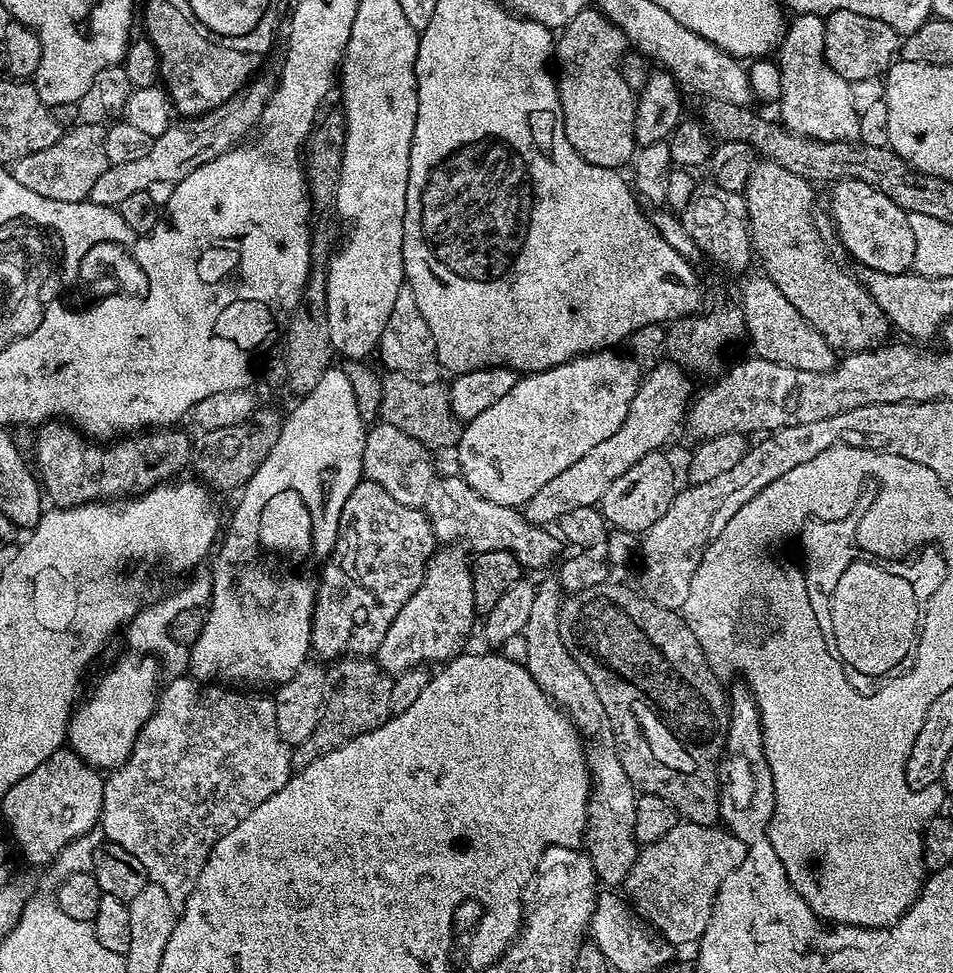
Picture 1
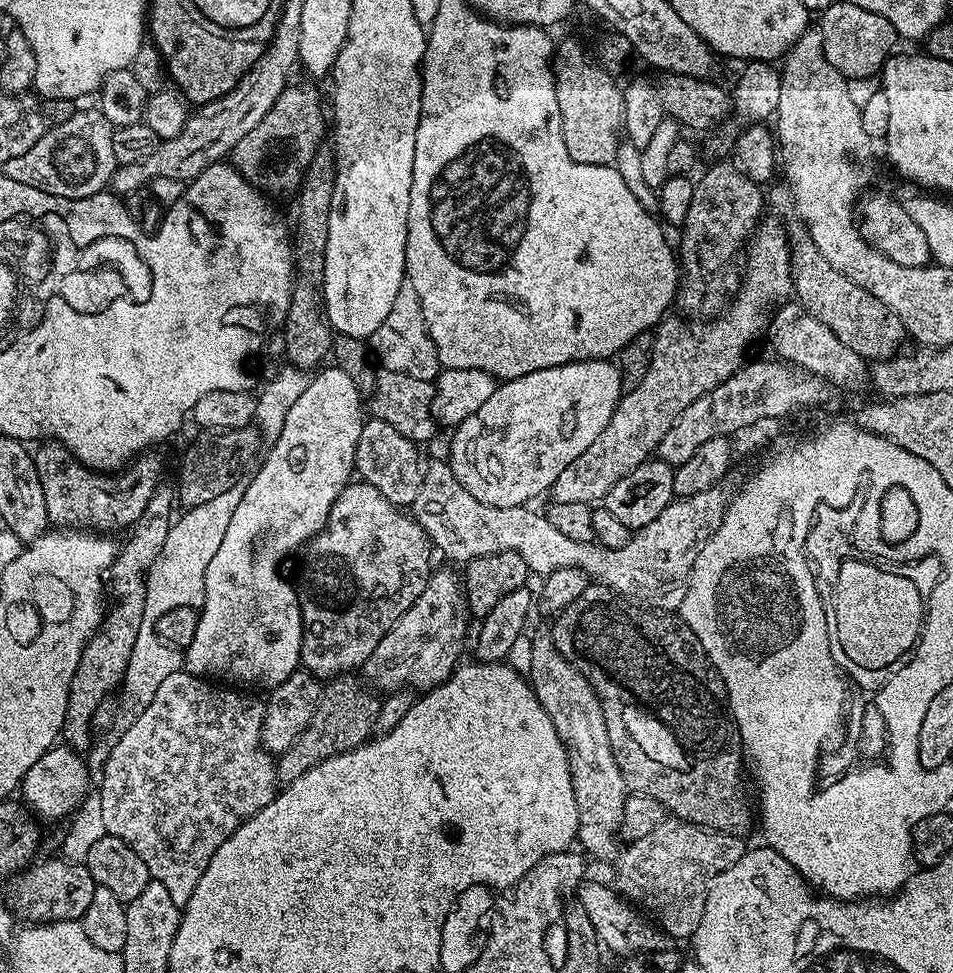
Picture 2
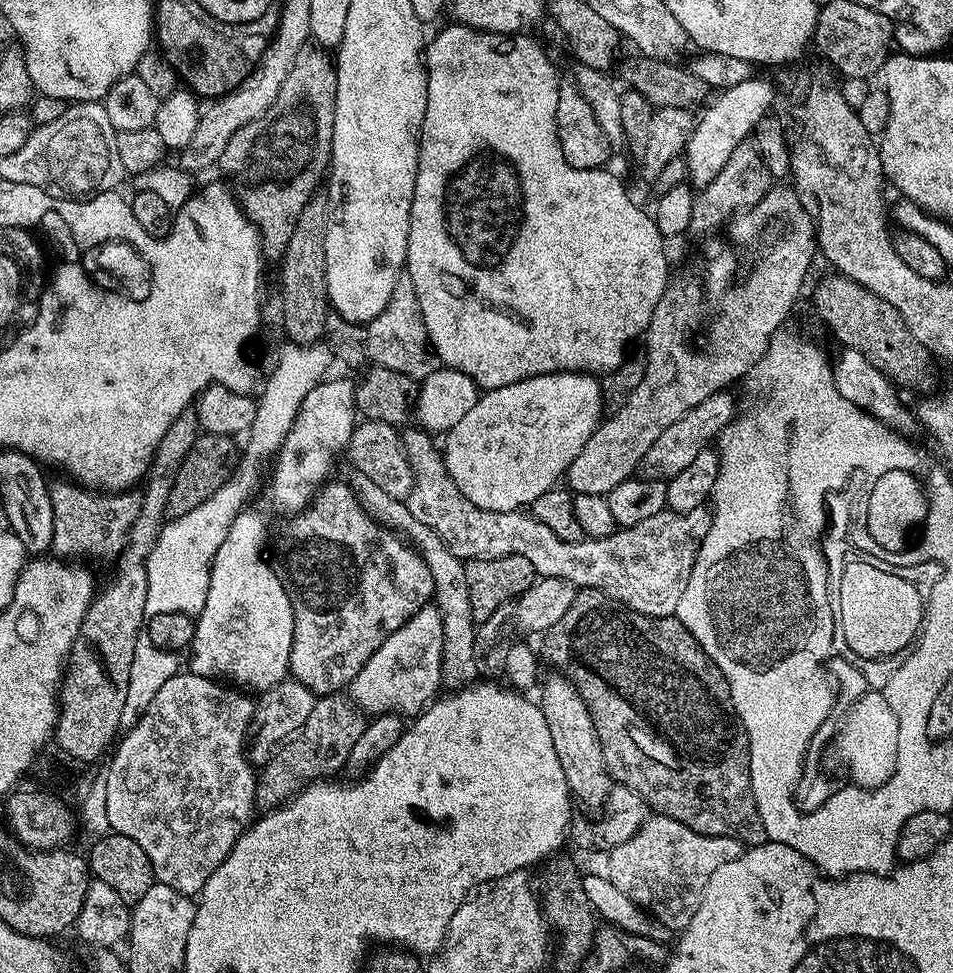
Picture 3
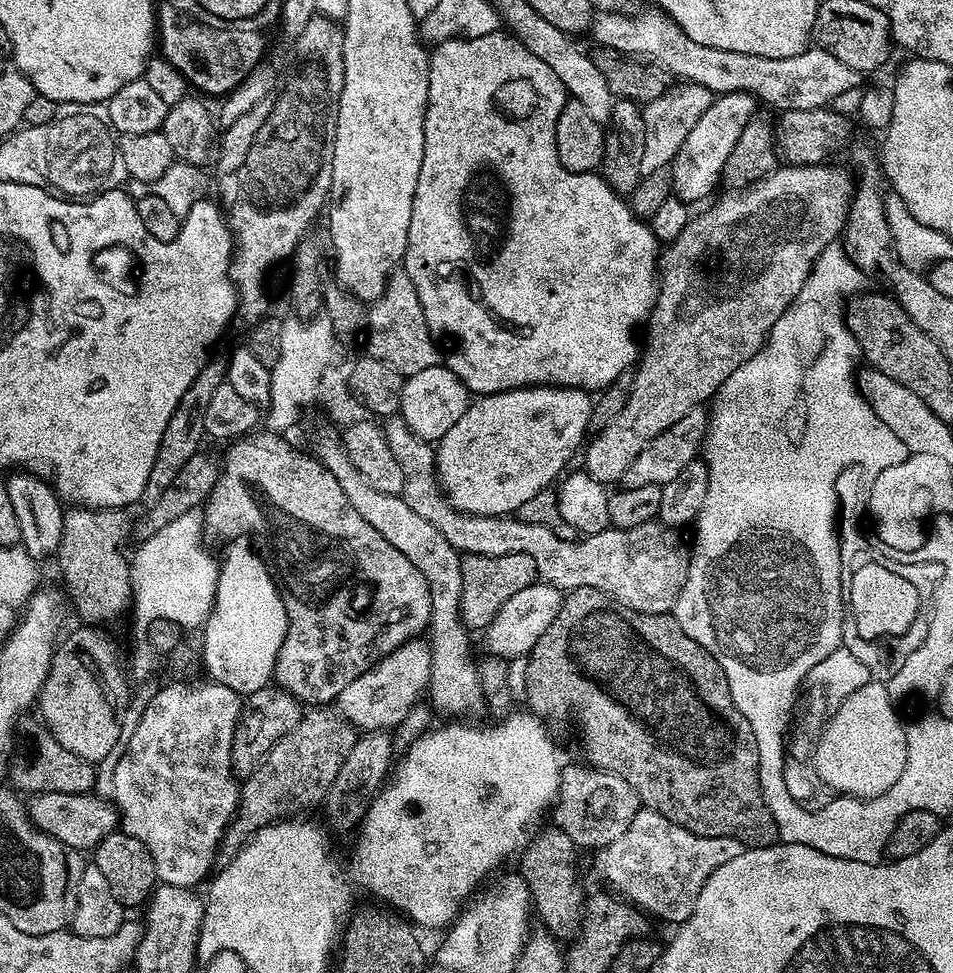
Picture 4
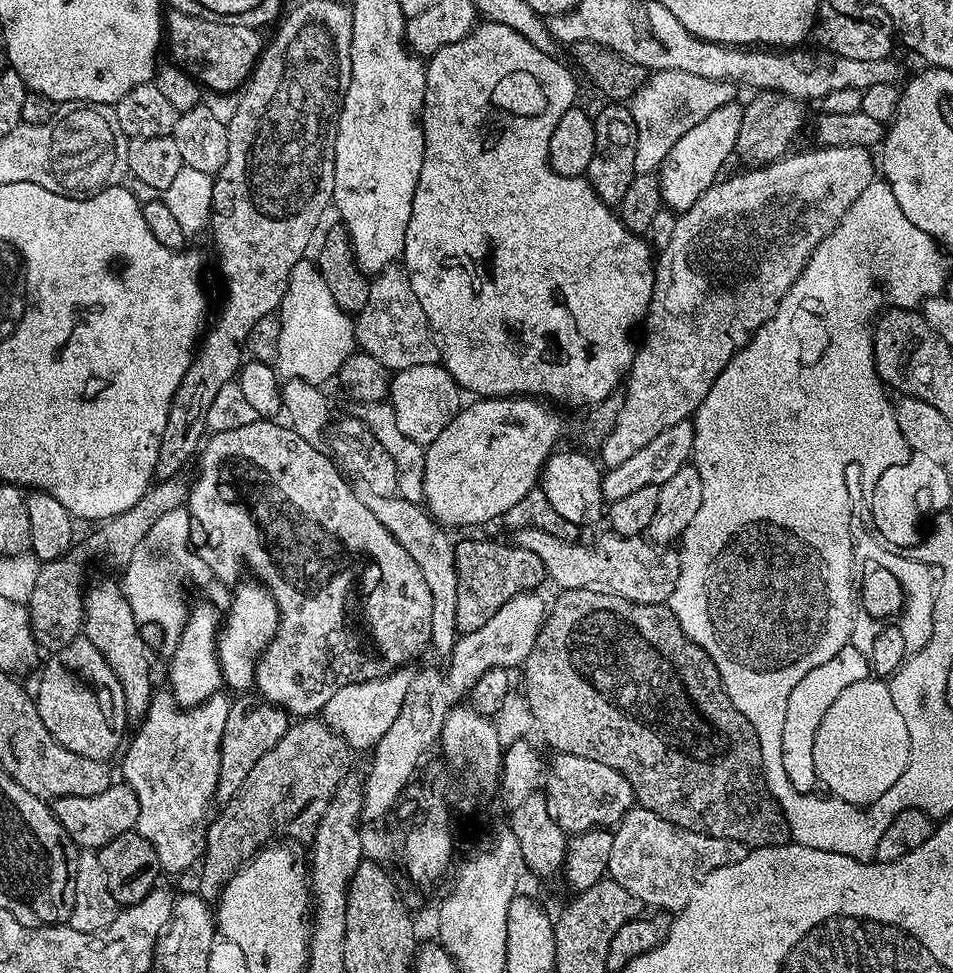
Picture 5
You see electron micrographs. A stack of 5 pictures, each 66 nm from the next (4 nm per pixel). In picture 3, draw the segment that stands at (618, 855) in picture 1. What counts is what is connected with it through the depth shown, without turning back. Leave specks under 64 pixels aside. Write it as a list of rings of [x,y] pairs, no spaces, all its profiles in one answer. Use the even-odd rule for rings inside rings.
[[[559,674],[551,675],[545,675],[539,681],[538,703],[546,718],[546,726],[550,726],[554,754],[558,754],[558,762],[562,762],[562,774],[566,774],[568,791],[586,807],[603,809],[614,787],[614,781],[608,773],[606,758],[602,754],[600,739],[594,726],[594,718],[572,681]]]

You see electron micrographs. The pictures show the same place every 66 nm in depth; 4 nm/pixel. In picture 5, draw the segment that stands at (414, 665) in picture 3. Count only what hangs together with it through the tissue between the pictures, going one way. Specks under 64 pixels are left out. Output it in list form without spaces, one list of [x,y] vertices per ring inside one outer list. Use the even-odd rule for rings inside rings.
[[[405,666],[388,676],[383,676],[381,680],[367,680],[342,686],[342,690],[338,690],[338,694],[334,694],[330,702],[326,702],[322,713],[324,723],[340,733],[341,738],[354,750],[375,748],[382,734],[390,730],[394,718],[398,718],[402,702],[406,702],[406,692],[410,690],[413,675],[413,669]]]

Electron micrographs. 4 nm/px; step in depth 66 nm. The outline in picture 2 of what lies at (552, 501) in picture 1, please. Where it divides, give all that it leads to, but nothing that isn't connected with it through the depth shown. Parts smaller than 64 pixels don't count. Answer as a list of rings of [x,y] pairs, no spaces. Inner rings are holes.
[[[761,223],[756,231],[752,233],[746,245],[746,263],[742,268],[742,279],[740,287],[735,293],[734,299],[731,301],[730,307],[719,317],[708,318],[703,322],[696,322],[700,324],[687,324],[684,320],[671,320],[665,318],[656,325],[654,335],[652,337],[652,357],[650,358],[650,366],[646,370],[646,374],[642,378],[642,382],[638,382],[638,386],[627,389],[621,395],[620,404],[614,410],[614,414],[610,418],[610,422],[606,422],[606,430],[602,430],[602,434],[598,434],[598,438],[594,438],[594,443],[587,448],[583,454],[578,454],[578,458],[574,458],[574,462],[570,462],[570,466],[566,466],[566,470],[562,470],[562,474],[558,474],[558,478],[552,483],[550,489],[550,496],[555,503],[565,504],[566,502],[582,502],[583,504],[592,506],[597,502],[603,501],[604,497],[608,495],[609,490],[617,484],[622,482],[622,478],[626,478],[626,474],[630,474],[630,470],[638,470],[638,466],[642,466],[650,457],[659,449],[662,438],[666,438],[666,434],[670,430],[670,426],[674,426],[674,422],[682,414],[682,410],[686,410],[686,406],[690,406],[693,402],[698,402],[698,398],[702,398],[702,394],[710,394],[710,390],[714,390],[714,386],[722,386],[722,382],[726,382],[726,378],[744,367],[746,357],[744,355],[748,352],[748,347],[759,338],[769,331],[769,321],[772,319],[774,309],[785,303],[793,295],[794,289],[792,287],[792,254],[790,251],[790,236],[789,233],[784,233],[784,228],[780,224],[764,224]]]

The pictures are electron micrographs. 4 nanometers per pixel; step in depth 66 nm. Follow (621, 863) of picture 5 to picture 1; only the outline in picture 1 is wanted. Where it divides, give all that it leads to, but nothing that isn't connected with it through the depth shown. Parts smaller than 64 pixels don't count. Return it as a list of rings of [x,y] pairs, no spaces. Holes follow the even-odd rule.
[[[678,822],[666,835],[658,838],[658,842],[643,845],[637,851],[634,866],[624,879],[622,888],[637,913],[670,943],[677,946],[695,945],[710,922],[712,907],[722,882],[735,868],[742,866],[745,851],[746,845],[723,827]]]

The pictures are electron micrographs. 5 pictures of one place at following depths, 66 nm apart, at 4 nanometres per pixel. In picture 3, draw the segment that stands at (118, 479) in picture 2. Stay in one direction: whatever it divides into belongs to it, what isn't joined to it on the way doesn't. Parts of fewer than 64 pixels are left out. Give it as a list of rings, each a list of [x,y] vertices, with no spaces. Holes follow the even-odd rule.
[[[68,478],[52,480],[48,485],[50,506],[54,506],[54,538],[51,551],[60,558],[84,558],[115,561],[128,544],[130,526],[138,518],[142,495],[136,490],[102,492],[84,487]]]

